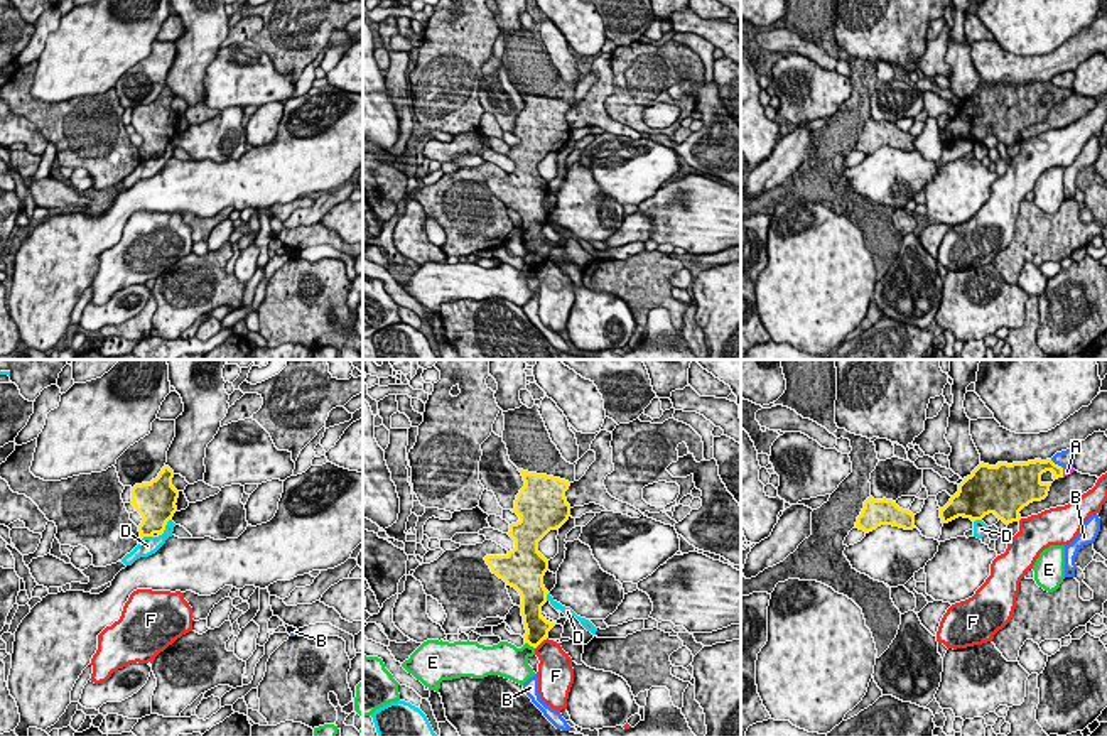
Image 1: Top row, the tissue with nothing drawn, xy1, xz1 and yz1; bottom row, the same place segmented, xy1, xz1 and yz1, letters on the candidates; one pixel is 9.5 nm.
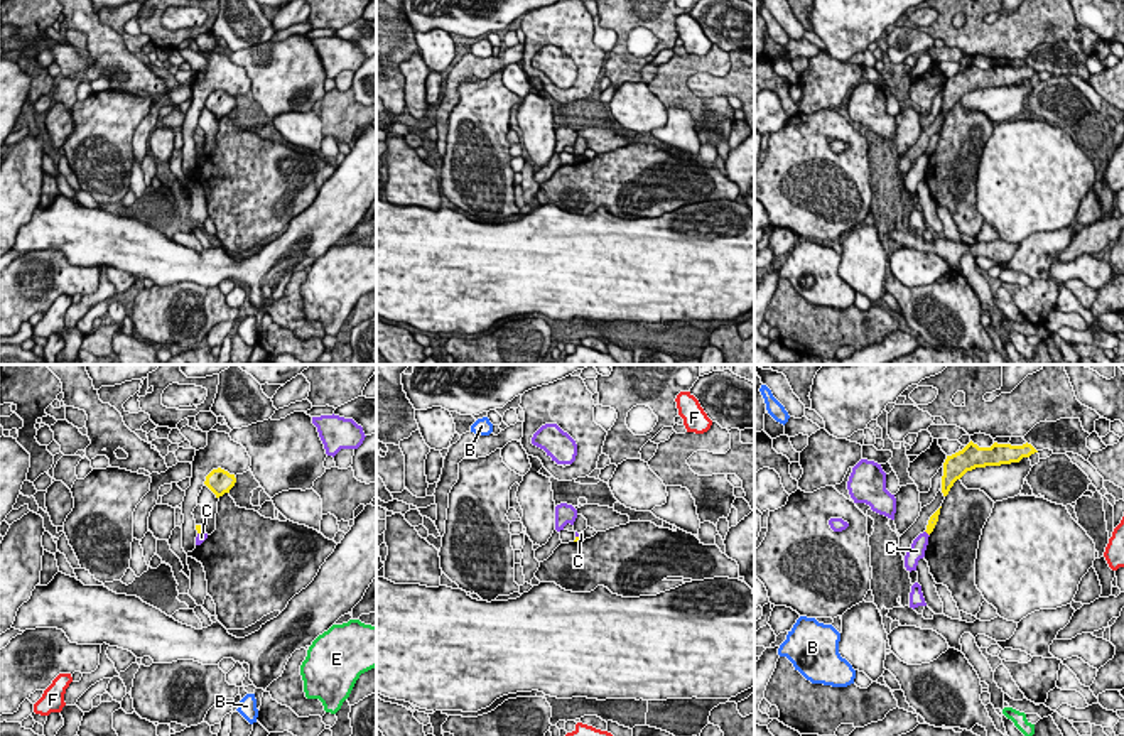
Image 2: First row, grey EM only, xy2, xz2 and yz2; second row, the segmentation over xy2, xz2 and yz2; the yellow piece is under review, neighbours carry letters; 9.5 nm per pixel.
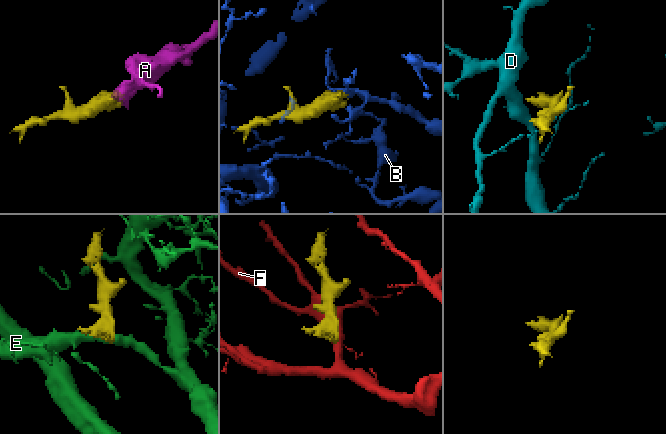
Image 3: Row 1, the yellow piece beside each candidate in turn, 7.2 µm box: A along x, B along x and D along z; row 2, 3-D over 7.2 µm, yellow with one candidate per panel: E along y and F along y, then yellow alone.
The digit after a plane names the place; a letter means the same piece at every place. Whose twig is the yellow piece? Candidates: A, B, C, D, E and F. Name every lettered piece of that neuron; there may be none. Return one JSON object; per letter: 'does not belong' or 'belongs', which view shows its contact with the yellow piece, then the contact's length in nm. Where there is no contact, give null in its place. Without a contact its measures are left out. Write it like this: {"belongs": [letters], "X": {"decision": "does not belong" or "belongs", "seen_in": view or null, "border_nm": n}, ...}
{"belongs": ["A"], "A": {"decision": "belongs", "seen_in": "yz1", "border_nm": 80}, "B": {"decision": "does not belong", "seen_in": "yz1", "border_nm": 150}, "C": {"decision": "does not belong", "seen_in": "yz2", "border_nm": 70}, "D": {"decision": "does not belong", "seen_in": "xy1", "border_nm": 220}, "E": {"decision": "does not belong", "seen_in": "xz1", "border_nm": 120}, "F": {"decision": "does not belong", "seen_in": "xz1", "border_nm": 160}}

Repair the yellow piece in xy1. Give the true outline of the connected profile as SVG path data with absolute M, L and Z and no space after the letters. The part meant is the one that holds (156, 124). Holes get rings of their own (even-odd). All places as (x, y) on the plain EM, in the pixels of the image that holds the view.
M164 88L150 105L132 110L132 127L142 137L140 159L162 157L169 142L177 133L179 113L172 108L174 93Z

